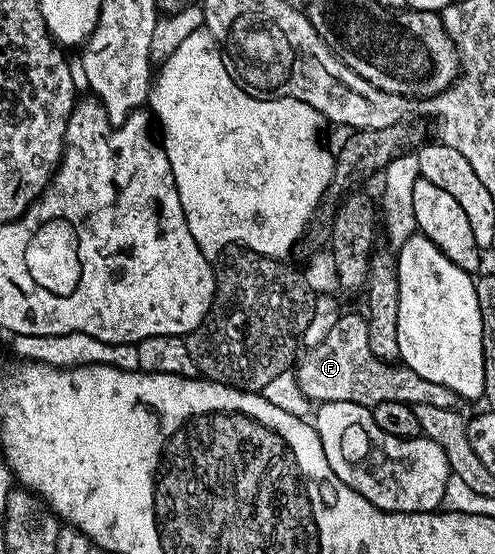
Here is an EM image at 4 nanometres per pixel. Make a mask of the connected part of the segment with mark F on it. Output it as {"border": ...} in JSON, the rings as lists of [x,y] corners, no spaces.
{"border":[[[345,311],[330,329],[330,334],[313,348],[307,349],[299,357],[298,367],[295,369],[296,384],[302,394],[311,402],[354,402],[372,409],[375,404],[382,402],[402,402],[403,404],[422,406],[442,406],[443,408],[456,408],[458,398],[446,386],[438,386],[438,382],[426,382],[422,374],[414,374],[414,370],[405,368],[396,362],[380,360],[370,350],[368,341],[368,322],[363,315],[356,312]]]}

